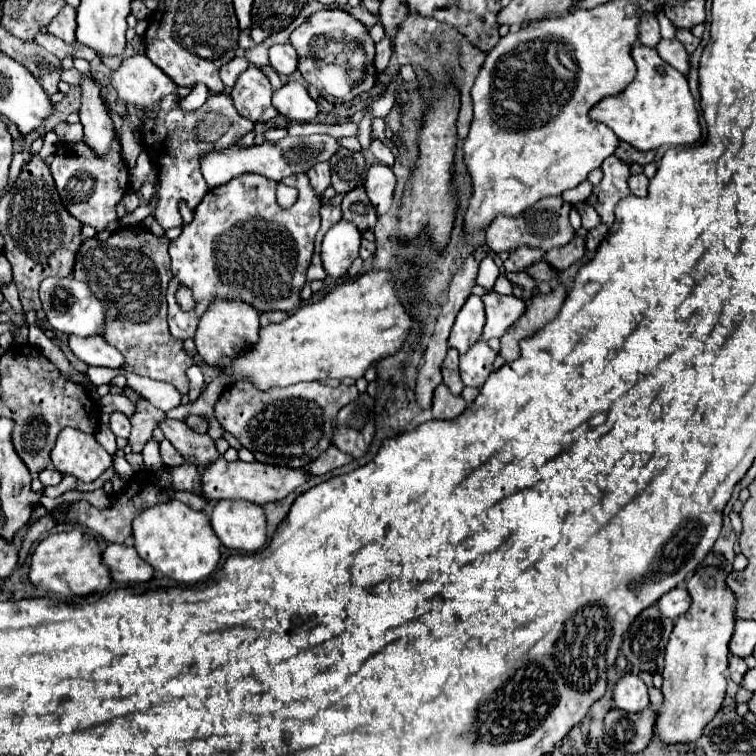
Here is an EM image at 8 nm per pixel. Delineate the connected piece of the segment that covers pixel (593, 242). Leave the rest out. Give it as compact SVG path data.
M601 223L601 225L597 225L595 229L591 229L589 233L587 233L587 237L585 237L585 241L587 241L587 251L591 251L591 253L595 253L597 251L597 247L599 247L599 243L603 241L603 237L607 235L607 227Z

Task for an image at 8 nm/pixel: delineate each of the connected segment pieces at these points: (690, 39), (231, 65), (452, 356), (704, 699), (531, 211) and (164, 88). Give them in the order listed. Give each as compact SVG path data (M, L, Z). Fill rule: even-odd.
M677 29L677 39L685 45L685 49L689 53L693 53L697 49L697 45L699 45L699 39L691 31L687 31L687 29Z
M235 57L231 59L227 65L221 67L221 81L227 85L227 87L233 87L237 83L237 77L249 67L249 61L245 57Z
M457 349L447 351L447 357L443 361L441 371L443 371L443 383L451 389L451 393L461 395L465 385L463 385L463 381L459 377L459 353L457 353Z
M703 567L699 569L689 581L687 581L687 591L691 593L691 607L685 615L681 615L675 621L673 633L669 637L669 643L665 647L665 667L663 667L663 707L657 711L657 721L655 721L655 735L661 739L665 745L677 745L677 743L693 743L701 737L705 725L715 717L719 711L725 689L727 689L727 663L729 663L729 641L731 633L735 627L735 595L731 589L725 585L725 571L715 569L715 567Z
M553 195L553 197L545 197L545 199L537 201L537 205L529 207L525 213L527 217L505 217L505 215L495 217L489 223L489 227L485 229L487 245L495 253L515 251L521 245L541 247L545 251L567 245L575 237L575 229L569 223L569 211L571 211L571 205L567 201L563 201L561 195Z
M133 55L121 63L117 71L111 71L111 85L125 103L143 105L151 111L157 109L161 97L177 93L189 95L189 87L177 87L151 59L145 55Z

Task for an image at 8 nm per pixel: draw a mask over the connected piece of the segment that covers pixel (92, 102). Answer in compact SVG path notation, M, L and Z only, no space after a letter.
M75 59L75 69L81 73L81 109L79 109L79 117L81 117L81 125L83 125L83 133L85 133L85 141L87 145L97 151L99 155L107 153L111 141L113 141L113 121L109 117L109 111L103 103L101 97L101 89L97 87L89 63L85 59Z

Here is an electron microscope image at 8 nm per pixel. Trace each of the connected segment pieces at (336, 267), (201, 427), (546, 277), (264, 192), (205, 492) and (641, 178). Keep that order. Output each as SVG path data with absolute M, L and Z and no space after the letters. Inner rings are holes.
M341 219L335 223L321 245L321 259L329 277L343 277L351 263L359 257L361 247L361 233L357 225L351 221Z
M189 415L189 417L185 419L185 423L187 423L193 431L197 431L197 433L207 433L207 427L209 427L209 423L207 423L207 419L205 419L203 415Z
M537 261L535 265L529 265L525 273L529 273L535 281L553 281L555 277L559 277L559 273L553 271L549 265L545 265L545 261Z
M243 173L217 189L209 189L195 207L193 221L169 245L173 279L167 287L167 321L173 337L181 341L193 339L199 317L215 297L247 301L259 313L275 309L293 313L301 307L299 293L313 257L313 241L321 223L321 203L305 173L287 177L283 183L299 189L299 201L291 209L277 205L275 189L279 183L255 173ZM181 285L191 289L195 297L191 311L183 311L175 301Z
M223 457L213 461L213 465L205 465L201 473L201 489L197 495L205 497L207 501L221 501L221 499L245 499L257 505L265 505L271 501L281 501L285 499L297 485L305 483L309 475L301 469L289 469L289 467L273 467L265 463L243 463L243 461L233 461L227 463Z
M641 173L641 175L631 175L629 177L629 191L637 197L645 197L647 195L647 185L649 185L649 179Z

